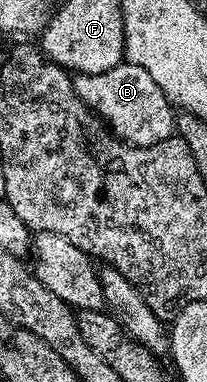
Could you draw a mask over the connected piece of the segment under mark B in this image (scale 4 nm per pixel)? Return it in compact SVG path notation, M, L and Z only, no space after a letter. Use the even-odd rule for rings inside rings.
M123 60L108 72L74 74L76 96L84 100L89 110L94 111L106 123L115 139L128 146L151 146L171 137L176 130L176 110L160 92L160 84L136 64Z

